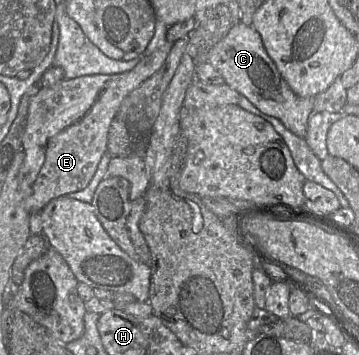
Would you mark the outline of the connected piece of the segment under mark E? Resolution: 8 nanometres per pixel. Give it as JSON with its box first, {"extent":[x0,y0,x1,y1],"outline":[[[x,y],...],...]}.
{"extent":[18,41,172,214],"outline":[[[166,41],[150,55],[142,55],[140,62],[130,71],[64,79],[50,88],[41,88],[32,97],[23,135],[25,160],[18,173],[19,192],[30,214],[40,212],[54,198],[88,186],[107,152],[109,128],[122,101],[160,69],[172,44]]]}

